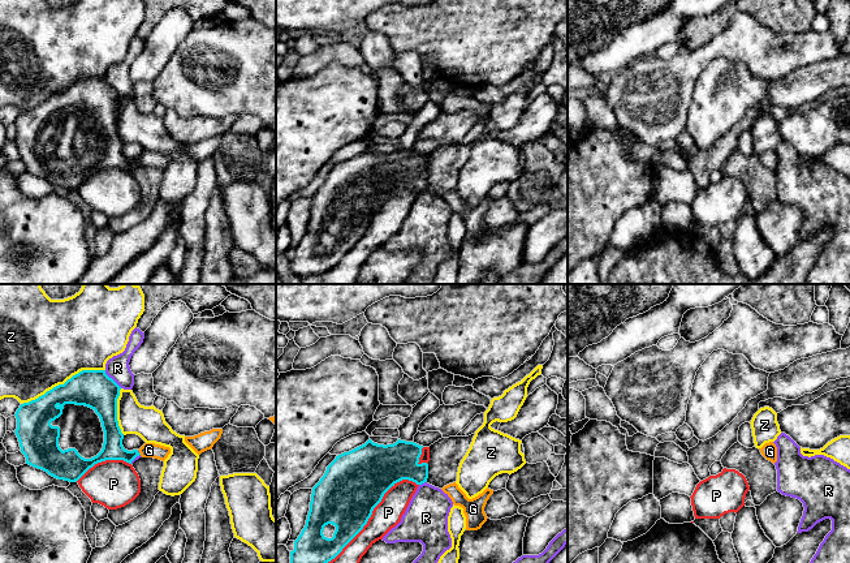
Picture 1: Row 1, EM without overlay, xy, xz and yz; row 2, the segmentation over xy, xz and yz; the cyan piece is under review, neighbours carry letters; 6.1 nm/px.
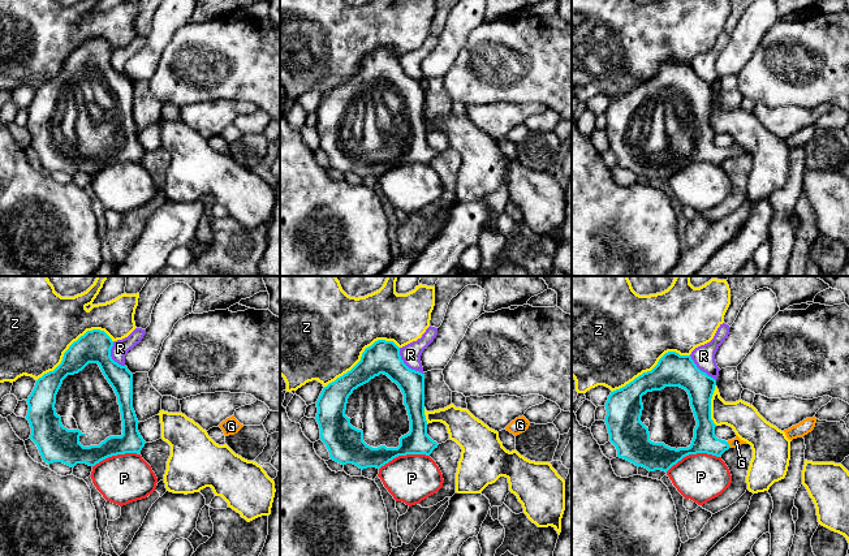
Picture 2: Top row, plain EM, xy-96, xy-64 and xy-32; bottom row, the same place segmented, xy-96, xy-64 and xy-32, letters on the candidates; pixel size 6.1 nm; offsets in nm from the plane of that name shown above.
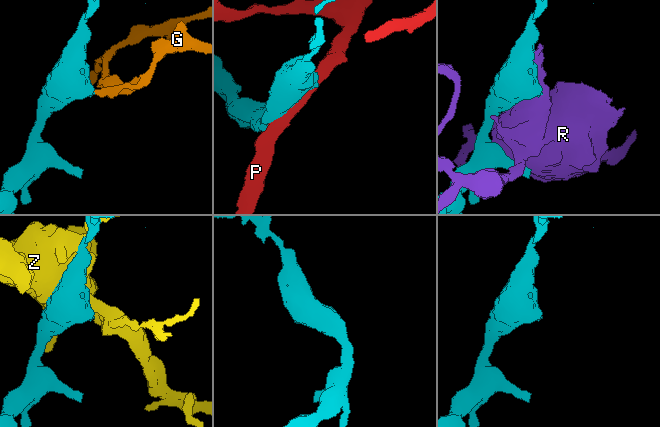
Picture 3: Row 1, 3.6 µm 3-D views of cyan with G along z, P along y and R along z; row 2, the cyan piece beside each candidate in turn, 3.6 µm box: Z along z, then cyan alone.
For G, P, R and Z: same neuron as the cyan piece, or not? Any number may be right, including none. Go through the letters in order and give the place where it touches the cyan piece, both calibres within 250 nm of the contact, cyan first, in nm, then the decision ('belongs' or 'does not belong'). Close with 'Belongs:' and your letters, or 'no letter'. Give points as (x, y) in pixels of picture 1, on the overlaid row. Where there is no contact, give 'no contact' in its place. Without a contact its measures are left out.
G: no contact; belongs
P: meets cyan in xz at (371, 512); 380 nm thick on the cyan side, 170 nm on the other; does not belong
R: meets cyan in xy at (111, 378); 240 nm thick on the cyan side, 150 nm on the other; does not belong
Z: meets cyan in xy at (64, 383); 240 nm thick on the cyan side, 480 nm on the other; does not belong
Belongs: G

